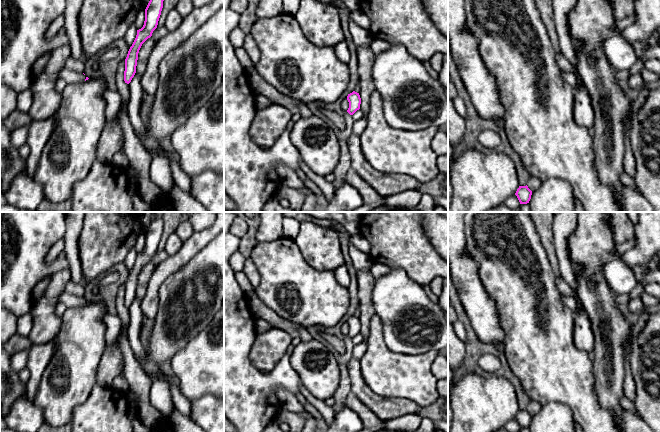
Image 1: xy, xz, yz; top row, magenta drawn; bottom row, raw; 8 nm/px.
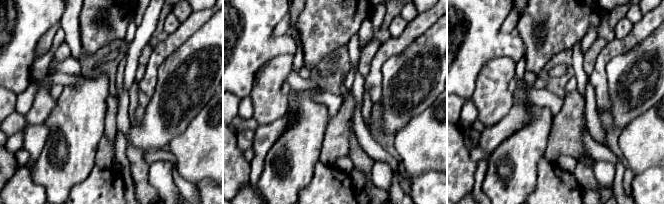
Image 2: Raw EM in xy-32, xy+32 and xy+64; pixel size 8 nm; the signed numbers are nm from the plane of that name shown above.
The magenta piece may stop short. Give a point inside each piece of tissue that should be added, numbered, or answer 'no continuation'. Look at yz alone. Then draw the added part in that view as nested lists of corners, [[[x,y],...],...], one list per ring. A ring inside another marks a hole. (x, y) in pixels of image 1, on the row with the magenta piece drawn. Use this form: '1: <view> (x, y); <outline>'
no continuation

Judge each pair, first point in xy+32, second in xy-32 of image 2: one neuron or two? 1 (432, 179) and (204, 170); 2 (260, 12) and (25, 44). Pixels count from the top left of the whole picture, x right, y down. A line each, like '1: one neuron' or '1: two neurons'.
1: two neurons
2: one neuron

